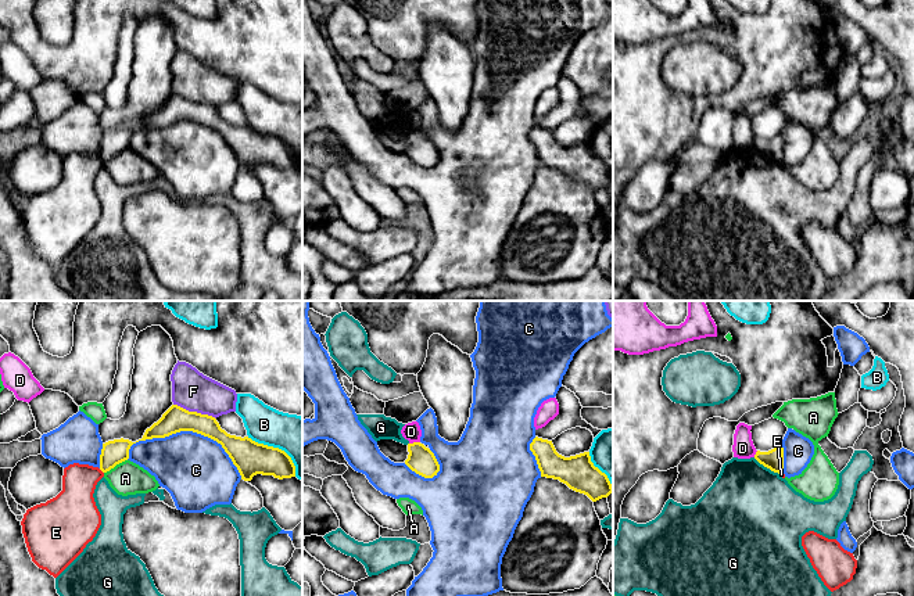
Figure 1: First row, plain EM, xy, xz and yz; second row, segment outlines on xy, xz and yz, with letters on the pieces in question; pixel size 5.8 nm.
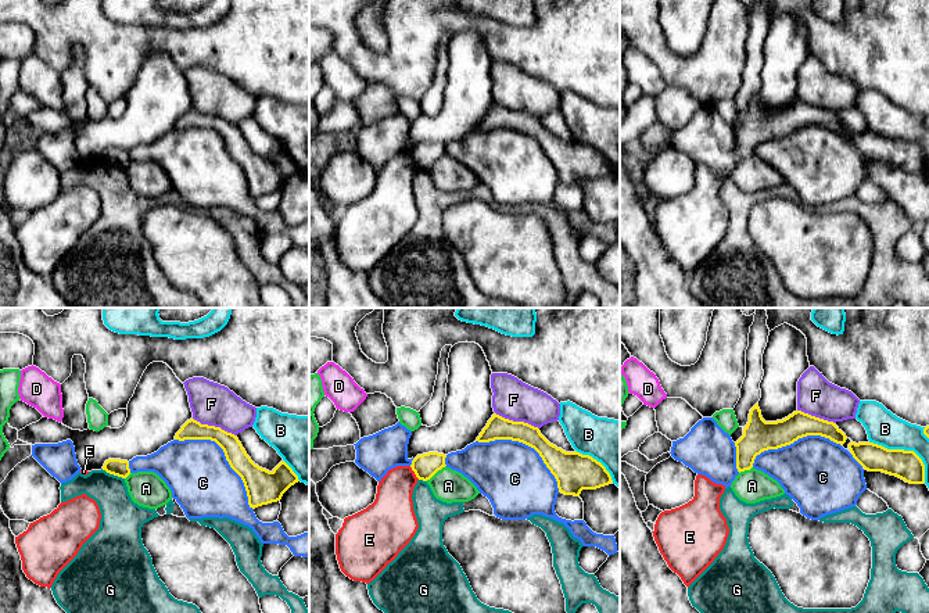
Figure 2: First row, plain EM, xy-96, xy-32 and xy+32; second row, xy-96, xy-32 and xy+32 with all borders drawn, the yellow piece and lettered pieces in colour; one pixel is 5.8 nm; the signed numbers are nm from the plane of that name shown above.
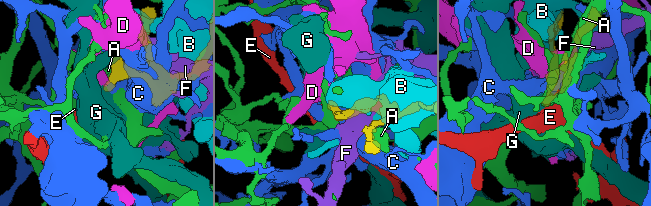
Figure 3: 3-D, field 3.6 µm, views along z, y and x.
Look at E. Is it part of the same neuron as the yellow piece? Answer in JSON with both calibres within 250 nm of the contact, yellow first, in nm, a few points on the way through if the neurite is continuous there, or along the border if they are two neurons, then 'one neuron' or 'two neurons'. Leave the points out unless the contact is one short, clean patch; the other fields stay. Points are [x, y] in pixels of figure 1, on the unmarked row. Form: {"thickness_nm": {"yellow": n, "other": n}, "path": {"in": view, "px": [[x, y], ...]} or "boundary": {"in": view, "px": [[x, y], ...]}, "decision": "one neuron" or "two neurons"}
{"thickness_nm": {"yellow": 140, "other": 220}, "boundary": {"in": "xy", "px": [[99, 158], [103, 162]]}, "decision": "two neurons"}

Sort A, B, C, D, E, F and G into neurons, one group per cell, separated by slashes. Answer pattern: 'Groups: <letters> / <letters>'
Groups: A / B / C / D / E / F / G

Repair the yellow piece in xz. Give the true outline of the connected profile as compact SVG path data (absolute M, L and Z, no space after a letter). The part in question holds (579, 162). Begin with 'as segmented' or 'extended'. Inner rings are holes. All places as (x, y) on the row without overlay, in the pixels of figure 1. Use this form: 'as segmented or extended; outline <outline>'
as segmented; outline M535 126L530 133L530 140L535 146L541 166L559 169L570 179L587 184L592 191L602 187L607 187L613 182L613 176L605 162L591 151L589 141L584 141L576 146L564 147L559 144L552 130Z

